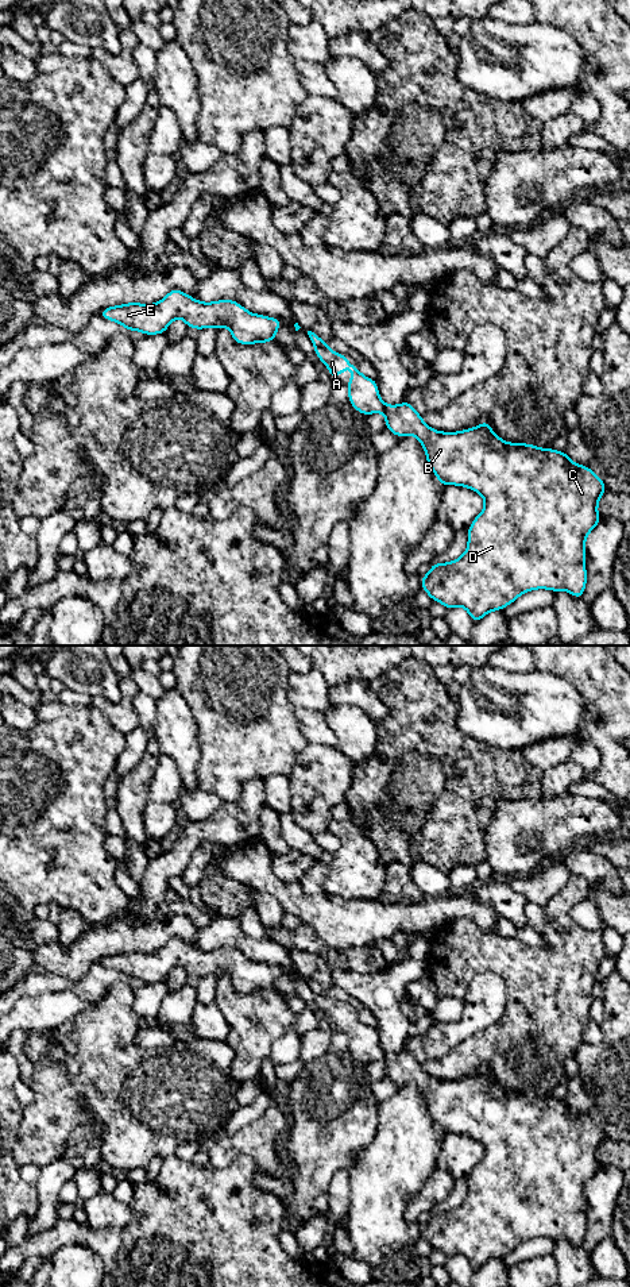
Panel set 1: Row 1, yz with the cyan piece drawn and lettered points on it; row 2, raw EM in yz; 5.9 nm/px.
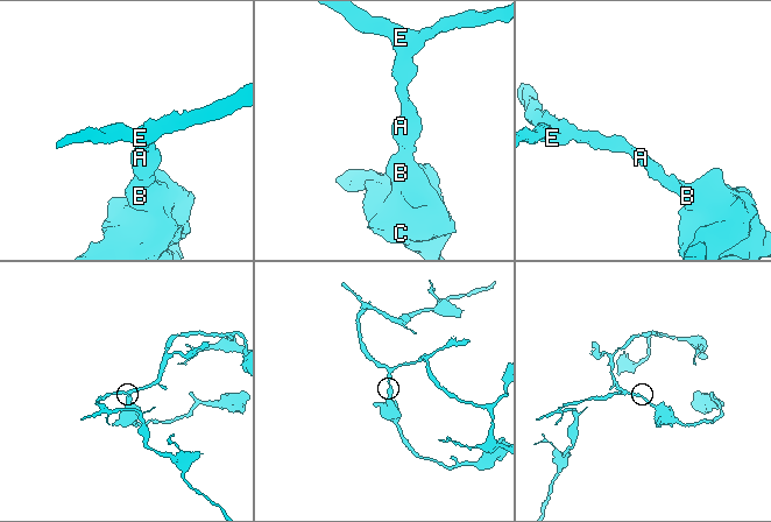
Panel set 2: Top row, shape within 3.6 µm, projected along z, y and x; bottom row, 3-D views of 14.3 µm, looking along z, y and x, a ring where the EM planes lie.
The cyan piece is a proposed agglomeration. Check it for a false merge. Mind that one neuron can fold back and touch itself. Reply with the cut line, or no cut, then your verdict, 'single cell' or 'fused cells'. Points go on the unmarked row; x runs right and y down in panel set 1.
no cut | single cell

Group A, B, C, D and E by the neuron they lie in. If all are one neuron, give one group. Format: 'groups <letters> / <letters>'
groups A B C D E

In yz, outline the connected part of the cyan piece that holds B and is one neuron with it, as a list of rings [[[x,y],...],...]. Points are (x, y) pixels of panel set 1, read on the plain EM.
[[[308,979],[318,1007],[331,1017],[333,1028],[349,1014],[352,1028],[347,1032],[349,1051],[353,1057],[364,1064],[379,1060],[386,1066],[386,1076],[395,1084],[414,1083],[425,1097],[426,1109],[437,1124],[440,1133],[457,1133],[478,1140],[484,1147],[484,1157],[478,1163],[468,1180],[468,1195],[456,1209],[448,1211],[432,1211],[430,1219],[421,1225],[424,1237],[432,1249],[441,1251],[447,1257],[463,1255],[478,1271],[488,1260],[499,1259],[514,1251],[522,1241],[534,1237],[549,1237],[552,1240],[567,1238],[575,1246],[581,1246],[585,1232],[585,1186],[602,1168],[598,1163],[598,1151],[602,1147],[606,1133],[588,1115],[572,1110],[564,1099],[538,1097],[526,1091],[506,1091],[496,1084],[488,1070],[483,1068],[476,1076],[467,1076],[460,1080],[440,1080],[432,1078],[407,1049],[399,1053],[387,1053],[379,1045],[376,1028],[364,1025],[355,1010],[349,1012],[348,1005],[332,999],[314,980]]]

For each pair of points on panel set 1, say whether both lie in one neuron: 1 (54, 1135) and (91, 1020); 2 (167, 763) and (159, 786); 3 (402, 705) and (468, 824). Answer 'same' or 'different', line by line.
1: same
2: same
3: same

